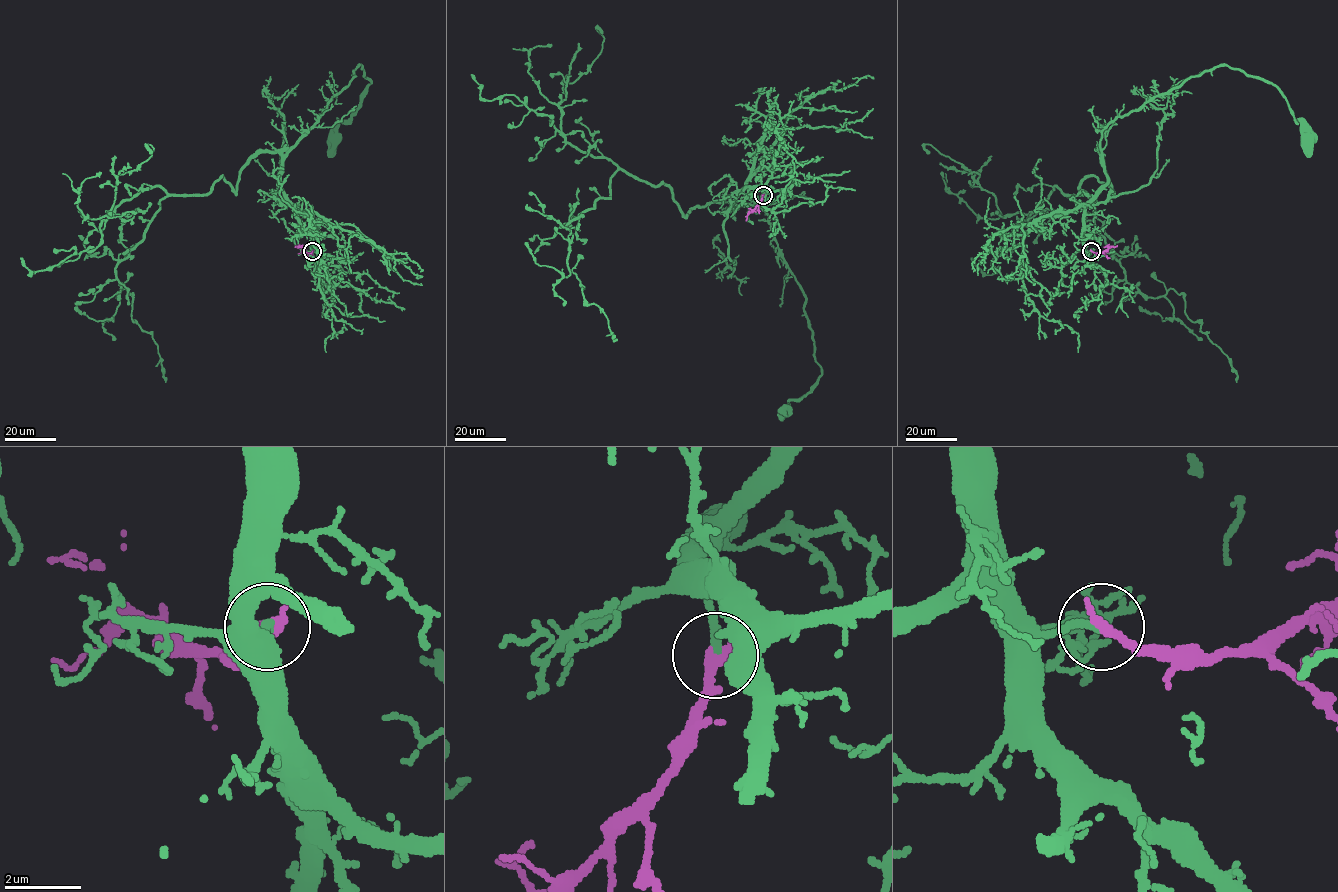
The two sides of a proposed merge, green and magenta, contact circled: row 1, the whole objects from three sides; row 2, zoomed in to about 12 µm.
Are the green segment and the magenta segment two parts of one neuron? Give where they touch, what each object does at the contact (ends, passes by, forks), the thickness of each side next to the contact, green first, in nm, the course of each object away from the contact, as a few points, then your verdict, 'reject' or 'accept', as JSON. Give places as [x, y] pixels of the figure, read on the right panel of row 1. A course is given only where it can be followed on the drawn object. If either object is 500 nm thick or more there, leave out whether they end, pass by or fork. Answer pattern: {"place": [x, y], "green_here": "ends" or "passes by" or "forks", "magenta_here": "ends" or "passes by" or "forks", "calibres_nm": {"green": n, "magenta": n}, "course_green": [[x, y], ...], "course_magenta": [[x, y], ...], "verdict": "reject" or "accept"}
{"place": [1091, 251], "green_here": "ends", "magenta_here": "ends", "calibres_nm": {"green": 200, "magenta": 400}, "course_green": [[1091, 251], [1084, 208], [1107, 184], [1102, 131], [1192, 76], [1224, 66], [1271, 82], [1310, 137]], "course_magenta": [[1091, 251], [1103, 253], [1117, 245]], "verdict": "accept"}

